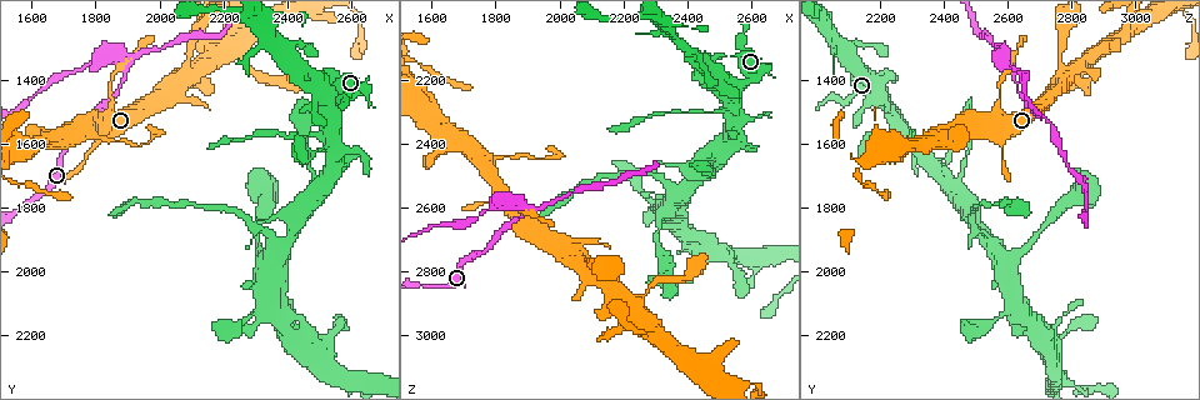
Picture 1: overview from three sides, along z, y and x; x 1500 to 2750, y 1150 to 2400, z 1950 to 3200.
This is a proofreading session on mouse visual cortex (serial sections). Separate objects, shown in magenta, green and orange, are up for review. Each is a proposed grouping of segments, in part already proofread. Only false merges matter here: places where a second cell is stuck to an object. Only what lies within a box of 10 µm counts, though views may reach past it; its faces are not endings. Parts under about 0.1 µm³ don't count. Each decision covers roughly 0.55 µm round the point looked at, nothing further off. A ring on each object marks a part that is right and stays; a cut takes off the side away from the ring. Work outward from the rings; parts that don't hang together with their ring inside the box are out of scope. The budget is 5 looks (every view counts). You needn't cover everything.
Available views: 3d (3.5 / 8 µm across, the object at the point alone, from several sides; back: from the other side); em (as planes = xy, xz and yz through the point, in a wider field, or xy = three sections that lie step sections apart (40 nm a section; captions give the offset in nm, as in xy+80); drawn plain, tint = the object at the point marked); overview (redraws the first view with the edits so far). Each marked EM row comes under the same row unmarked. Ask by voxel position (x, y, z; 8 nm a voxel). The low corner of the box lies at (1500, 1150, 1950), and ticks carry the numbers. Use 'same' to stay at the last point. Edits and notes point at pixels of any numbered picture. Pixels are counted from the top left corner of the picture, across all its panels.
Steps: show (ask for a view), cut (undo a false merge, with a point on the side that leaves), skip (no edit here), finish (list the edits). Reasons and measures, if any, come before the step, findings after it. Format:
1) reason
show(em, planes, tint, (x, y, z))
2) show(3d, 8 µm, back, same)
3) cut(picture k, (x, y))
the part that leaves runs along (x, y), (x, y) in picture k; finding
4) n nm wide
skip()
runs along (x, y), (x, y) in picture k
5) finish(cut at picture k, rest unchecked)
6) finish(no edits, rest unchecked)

thick turns thin
show(3d, 3.5 µm, (2350, 1890, 2520))

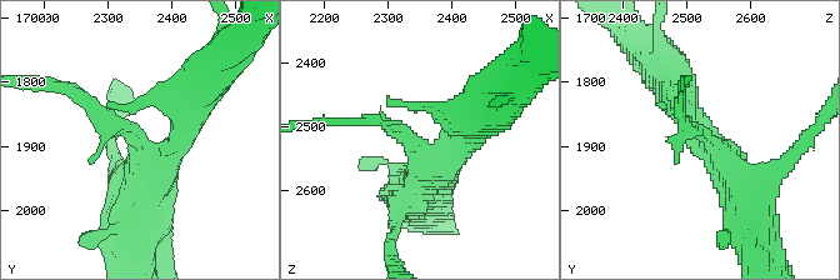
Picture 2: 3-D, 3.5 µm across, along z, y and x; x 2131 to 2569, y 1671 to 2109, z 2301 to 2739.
skip()
runs along (181, 136), (161, 163), (74, 90) in picture 2; one cell here

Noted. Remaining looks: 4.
thin arm on a thick one
show(3d, 8 µm, (2300, 1240, 3000))

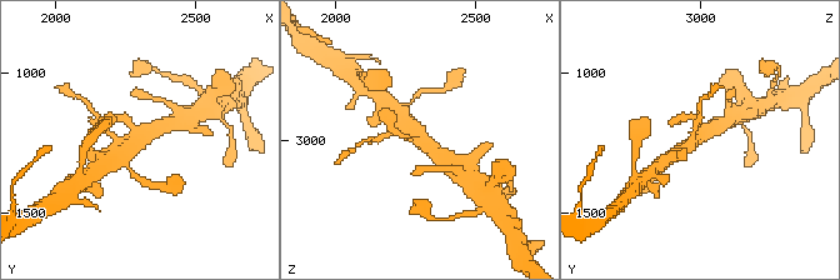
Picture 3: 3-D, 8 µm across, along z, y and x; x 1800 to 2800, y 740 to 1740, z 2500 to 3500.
zoom in
show(3d, 3.5 µm, same)

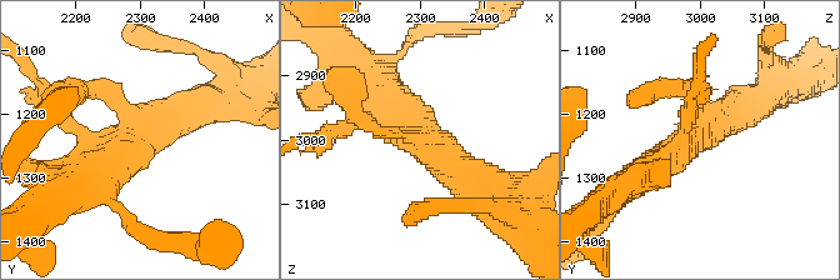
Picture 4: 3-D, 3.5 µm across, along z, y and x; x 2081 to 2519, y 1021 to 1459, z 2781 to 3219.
4 arms; arms of 150, 250, 400, 450 nm
show(em, planes, tint, (2295, 1235, 2995))

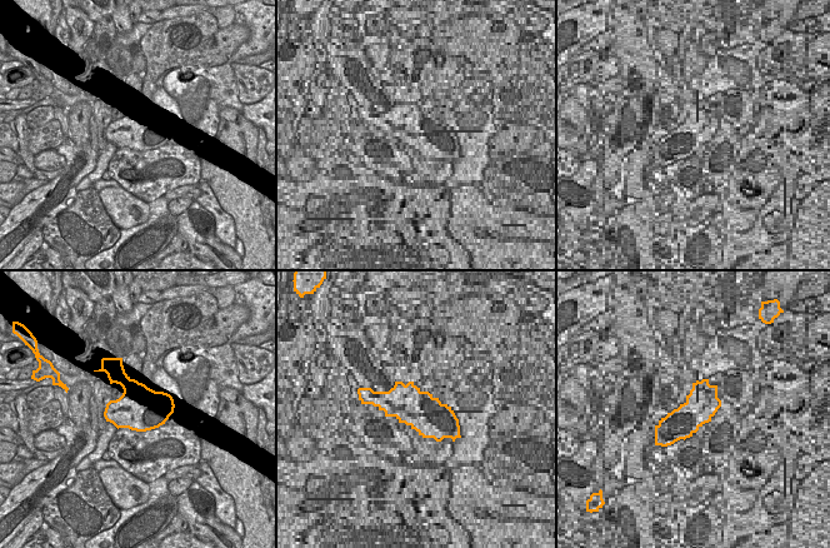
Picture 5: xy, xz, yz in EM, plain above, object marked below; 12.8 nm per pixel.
550 nm wide
skip()
runs along (374, 84), (424, 141), (481, 183) in picture 4; continuous, no second cell

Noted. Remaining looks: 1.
finish(no edits, rest unchecked)

